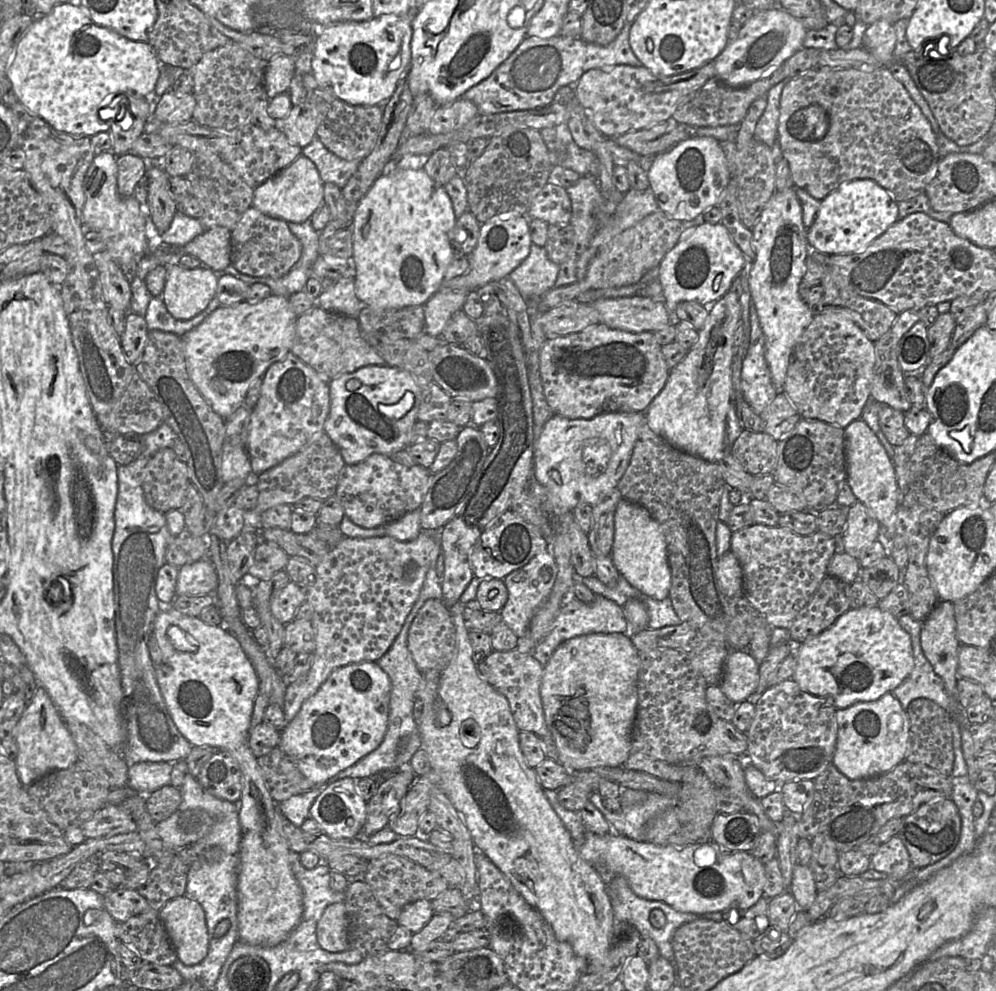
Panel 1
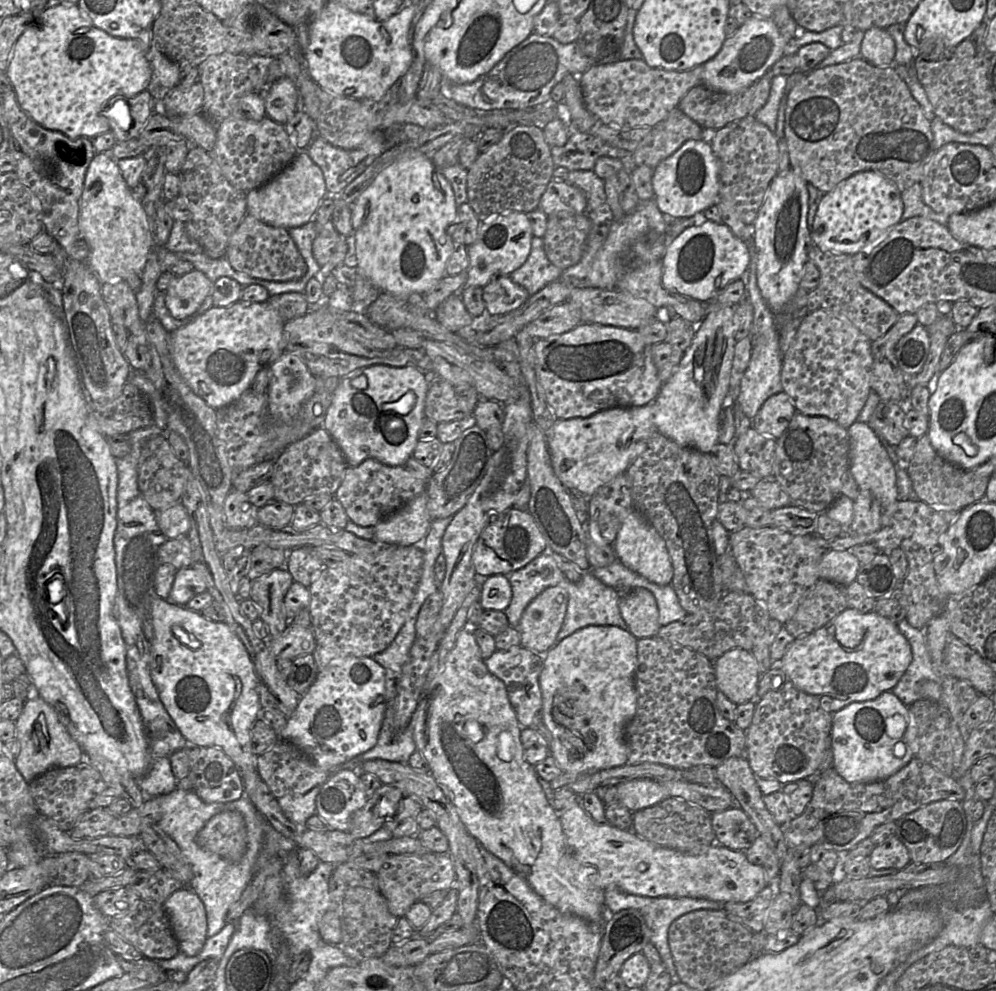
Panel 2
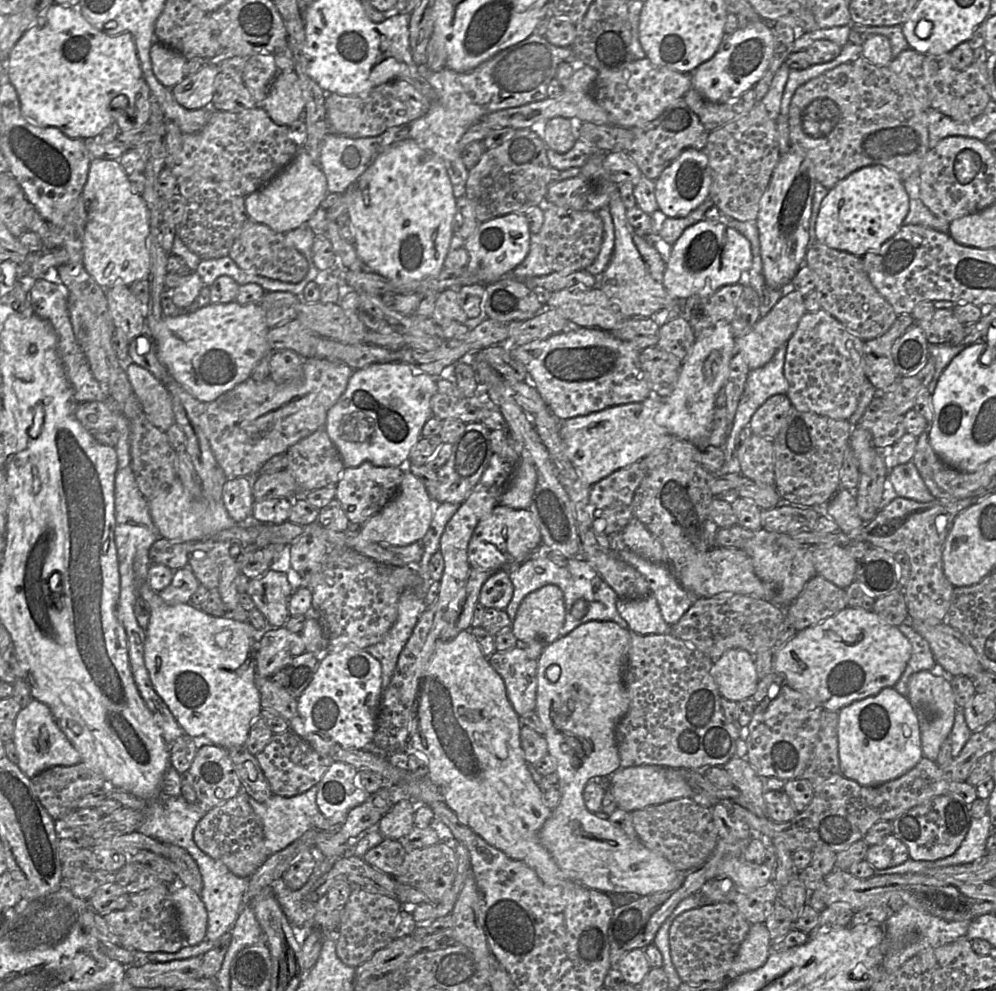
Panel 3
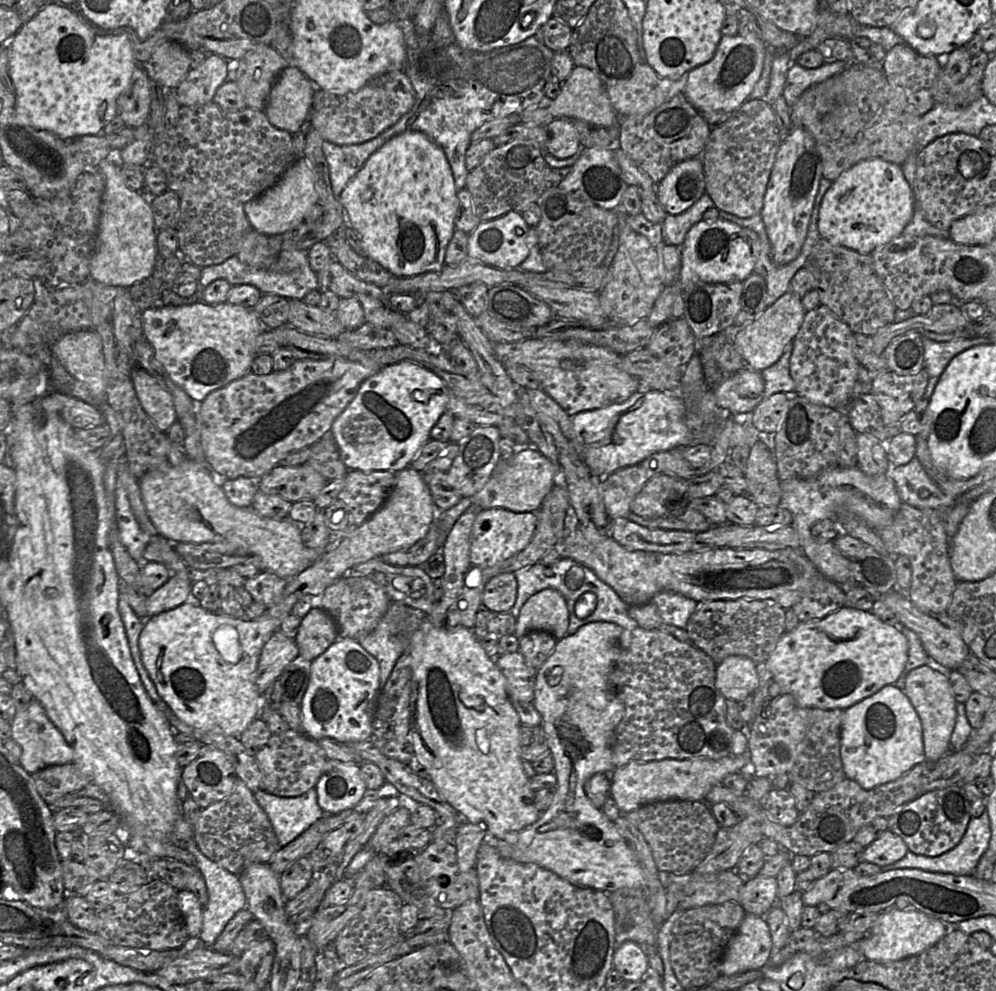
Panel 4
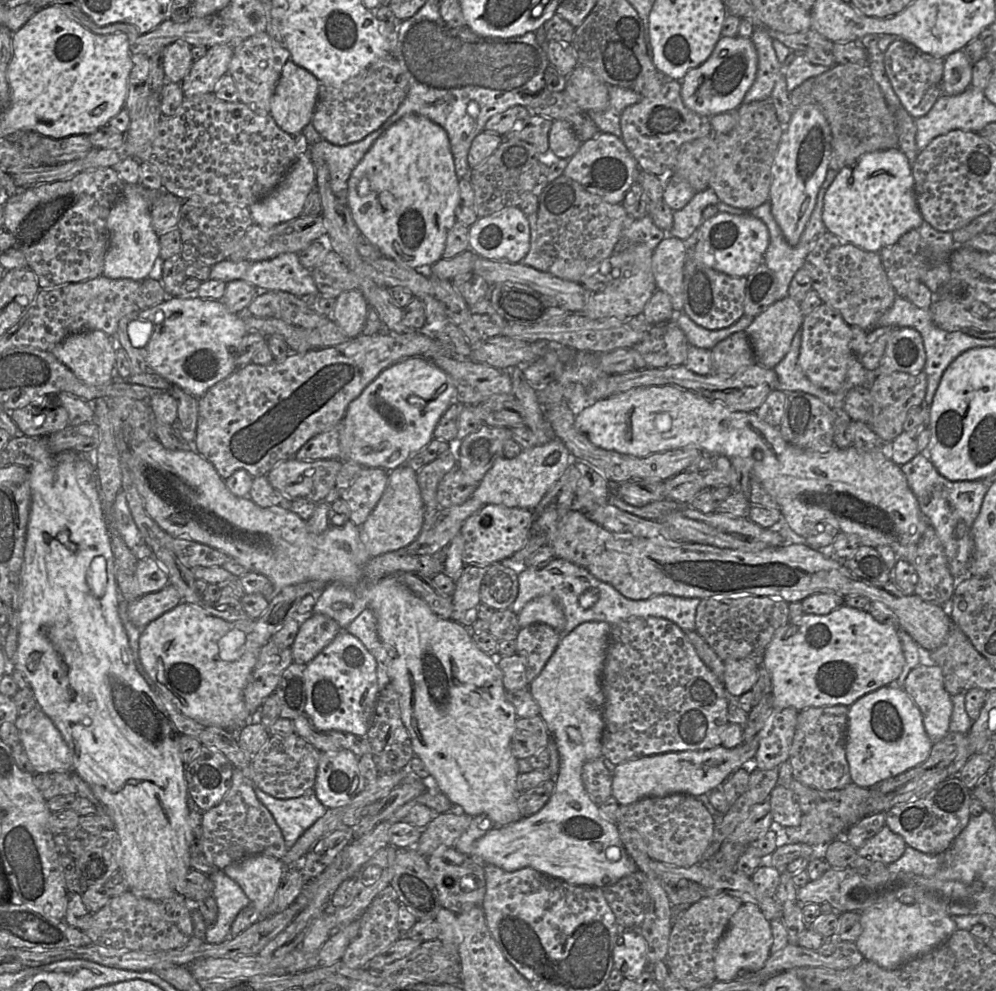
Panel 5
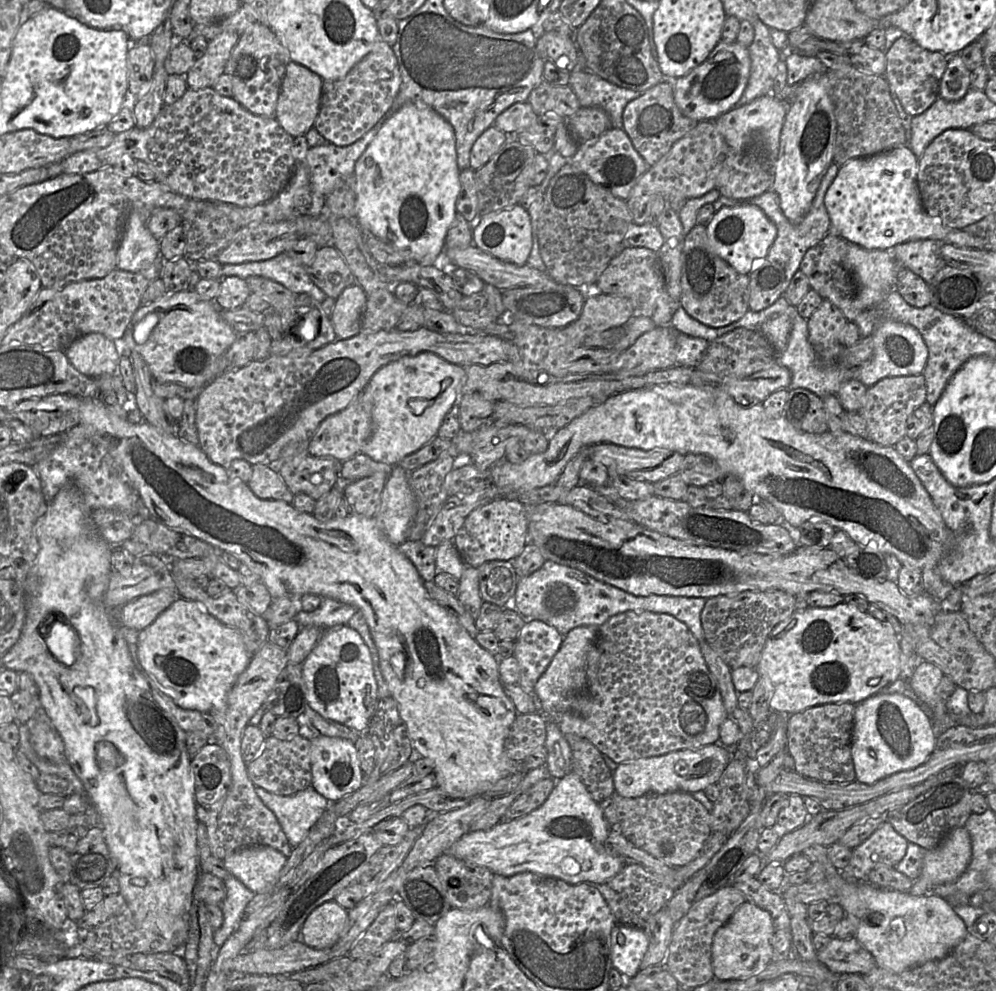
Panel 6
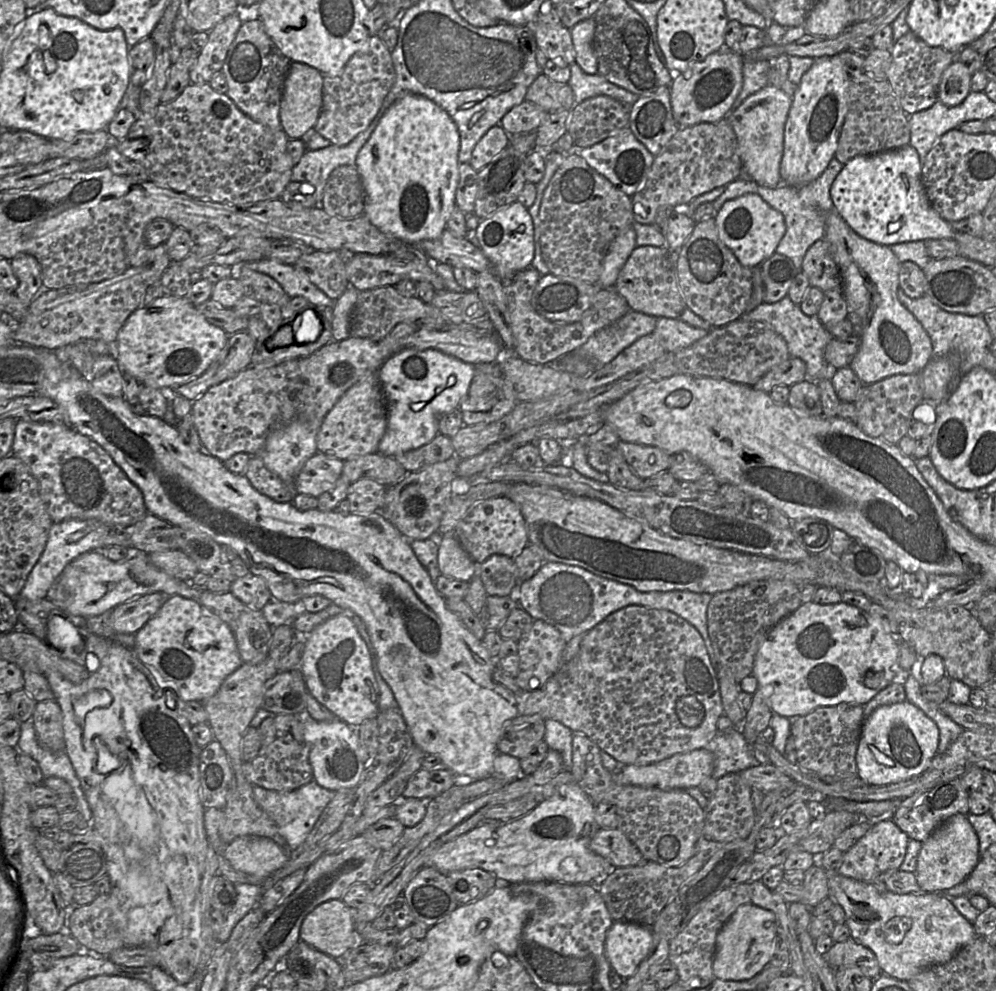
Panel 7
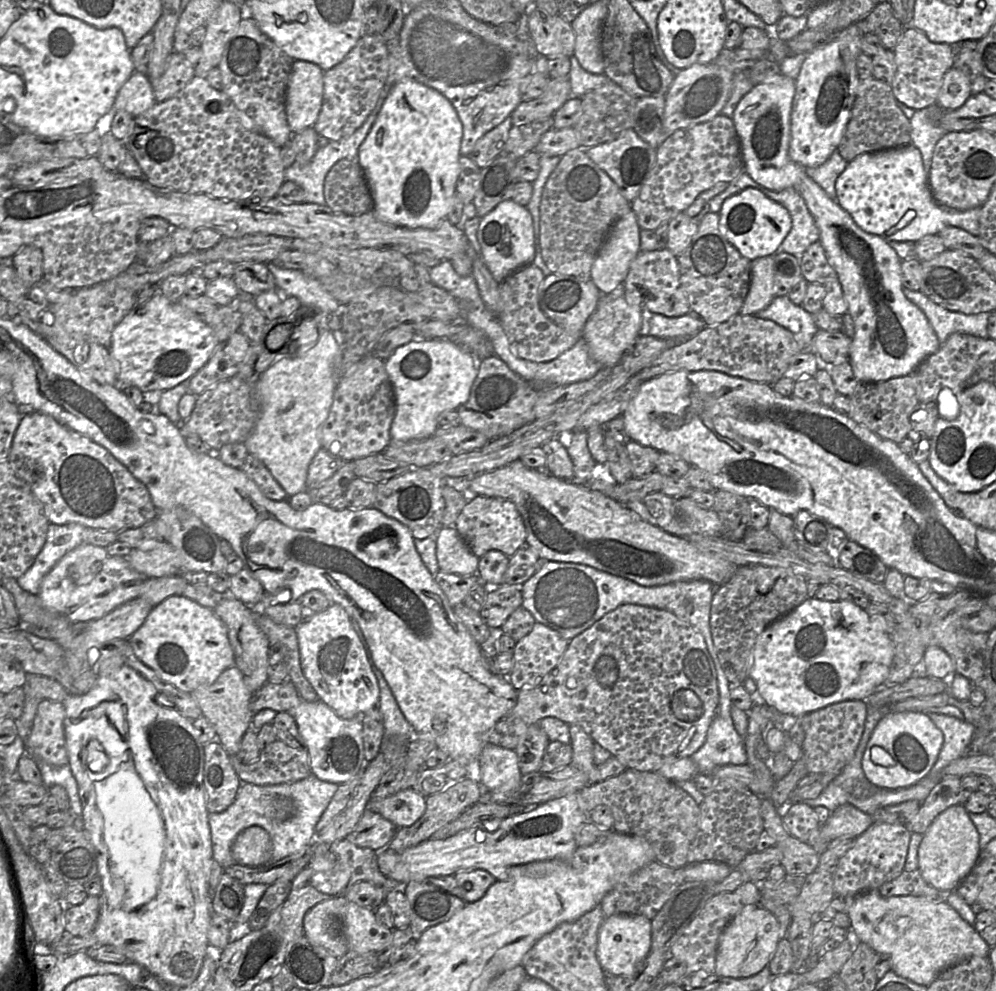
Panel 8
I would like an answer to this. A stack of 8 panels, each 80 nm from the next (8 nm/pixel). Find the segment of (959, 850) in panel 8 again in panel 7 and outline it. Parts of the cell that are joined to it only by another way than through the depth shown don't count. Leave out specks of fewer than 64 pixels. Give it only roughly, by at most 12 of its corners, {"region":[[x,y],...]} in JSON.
{"region":[[968,816],[924,842],[915,871],[925,893],[965,881],[980,860]]}

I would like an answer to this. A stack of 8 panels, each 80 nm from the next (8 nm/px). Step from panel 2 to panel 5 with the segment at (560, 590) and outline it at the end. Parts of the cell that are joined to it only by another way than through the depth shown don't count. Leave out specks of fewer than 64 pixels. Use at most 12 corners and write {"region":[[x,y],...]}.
{"region":[[548,595],[530,600],[518,614],[521,628],[543,623],[561,634],[566,619]]}

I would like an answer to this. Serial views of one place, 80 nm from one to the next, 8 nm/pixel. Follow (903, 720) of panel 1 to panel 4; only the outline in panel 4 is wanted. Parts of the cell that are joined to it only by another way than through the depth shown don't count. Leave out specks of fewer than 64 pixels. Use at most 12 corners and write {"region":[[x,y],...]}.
{"region":[[886,685],[844,710],[846,778],[869,790],[926,760],[922,723]]}

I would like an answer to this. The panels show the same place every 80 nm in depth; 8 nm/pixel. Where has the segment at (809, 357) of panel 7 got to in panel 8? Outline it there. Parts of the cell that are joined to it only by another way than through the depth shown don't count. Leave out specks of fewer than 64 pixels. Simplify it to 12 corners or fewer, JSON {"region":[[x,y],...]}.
{"region":[[787,295],[756,314],[789,330],[801,351],[818,331],[810,313]]}

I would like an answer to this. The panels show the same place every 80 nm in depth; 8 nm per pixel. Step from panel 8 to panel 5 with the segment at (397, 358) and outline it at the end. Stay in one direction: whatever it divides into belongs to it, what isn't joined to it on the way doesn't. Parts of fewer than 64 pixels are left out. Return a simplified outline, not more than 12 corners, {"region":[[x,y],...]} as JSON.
{"region":[[431,360],[397,362],[347,407],[341,459],[390,472],[456,400]]}

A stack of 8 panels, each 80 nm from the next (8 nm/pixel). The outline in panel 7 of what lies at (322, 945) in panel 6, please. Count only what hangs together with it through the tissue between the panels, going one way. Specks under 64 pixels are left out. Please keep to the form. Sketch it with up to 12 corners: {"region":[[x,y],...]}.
{"region":[[321,903],[300,939],[335,959],[361,942],[354,909]]}

